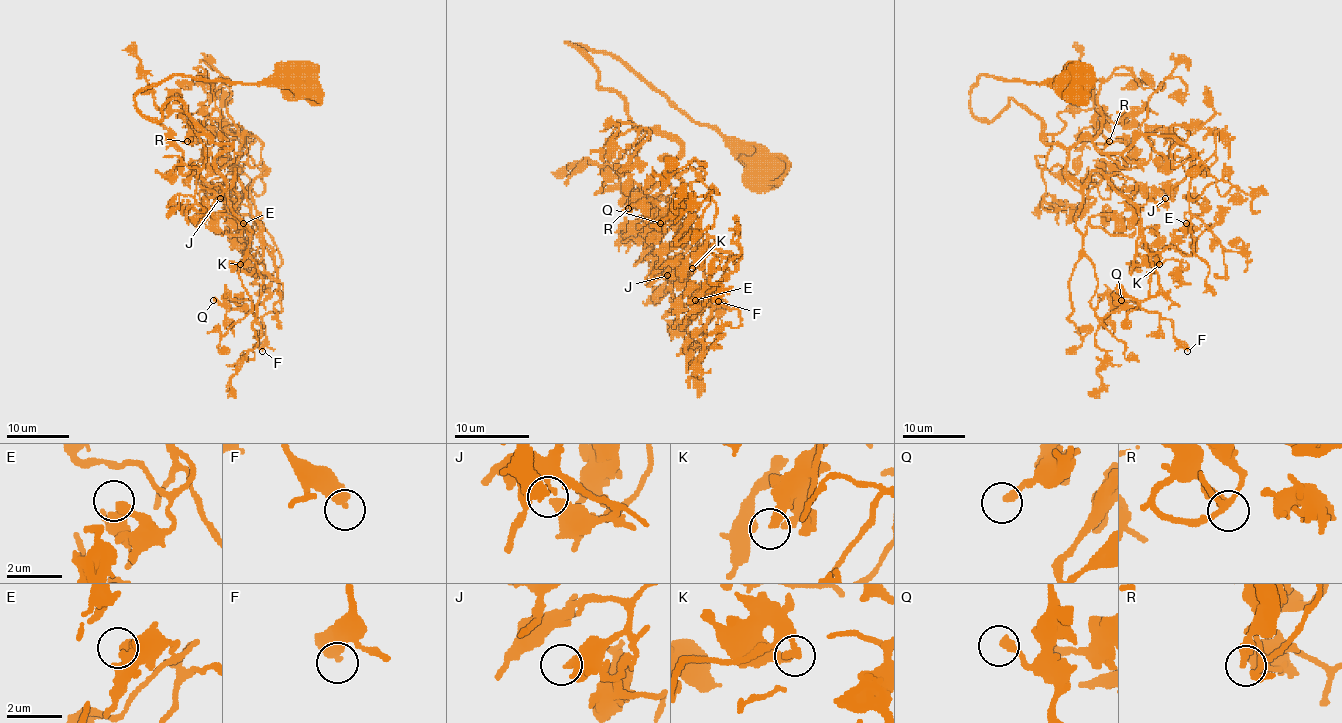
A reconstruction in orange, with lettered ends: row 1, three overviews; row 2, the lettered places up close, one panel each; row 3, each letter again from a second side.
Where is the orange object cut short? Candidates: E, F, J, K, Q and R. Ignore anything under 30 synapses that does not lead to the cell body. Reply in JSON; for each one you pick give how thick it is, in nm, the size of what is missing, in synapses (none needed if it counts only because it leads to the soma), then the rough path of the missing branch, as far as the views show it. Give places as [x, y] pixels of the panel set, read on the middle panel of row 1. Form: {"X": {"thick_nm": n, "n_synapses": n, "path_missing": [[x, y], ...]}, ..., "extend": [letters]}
{"extend": []}

